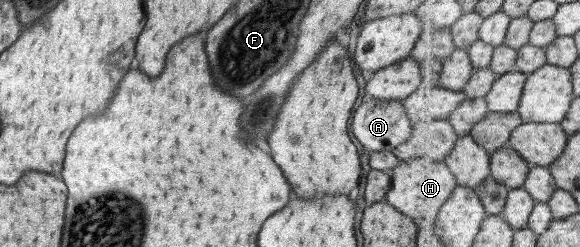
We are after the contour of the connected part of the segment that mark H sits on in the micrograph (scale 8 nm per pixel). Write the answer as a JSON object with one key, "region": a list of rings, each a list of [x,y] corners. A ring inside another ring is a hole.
{"region":[[[411,158],[400,161],[391,172],[391,190],[387,192],[387,202],[395,206],[399,212],[411,217],[414,221],[423,223],[425,220],[438,220],[444,206],[453,198],[456,190],[461,186],[460,178],[447,164],[437,159]]]}

